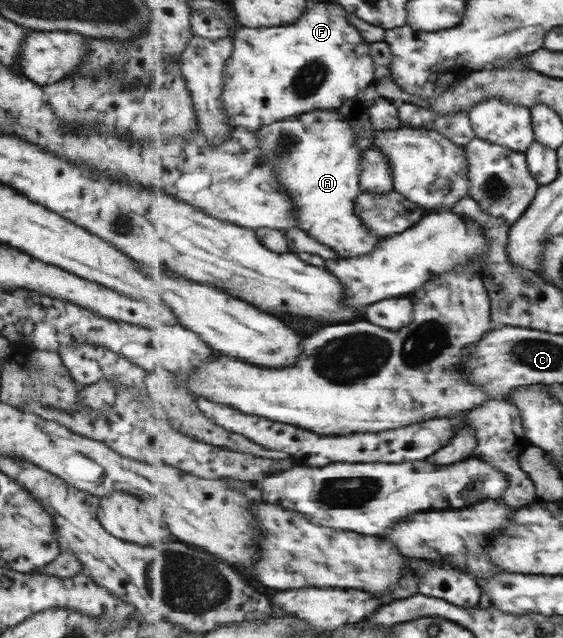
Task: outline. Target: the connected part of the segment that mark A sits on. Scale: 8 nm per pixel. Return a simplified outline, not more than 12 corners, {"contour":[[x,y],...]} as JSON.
{"contour":[[311,111],[257,131],[299,228],[345,259],[382,240],[355,210],[351,122]]}

